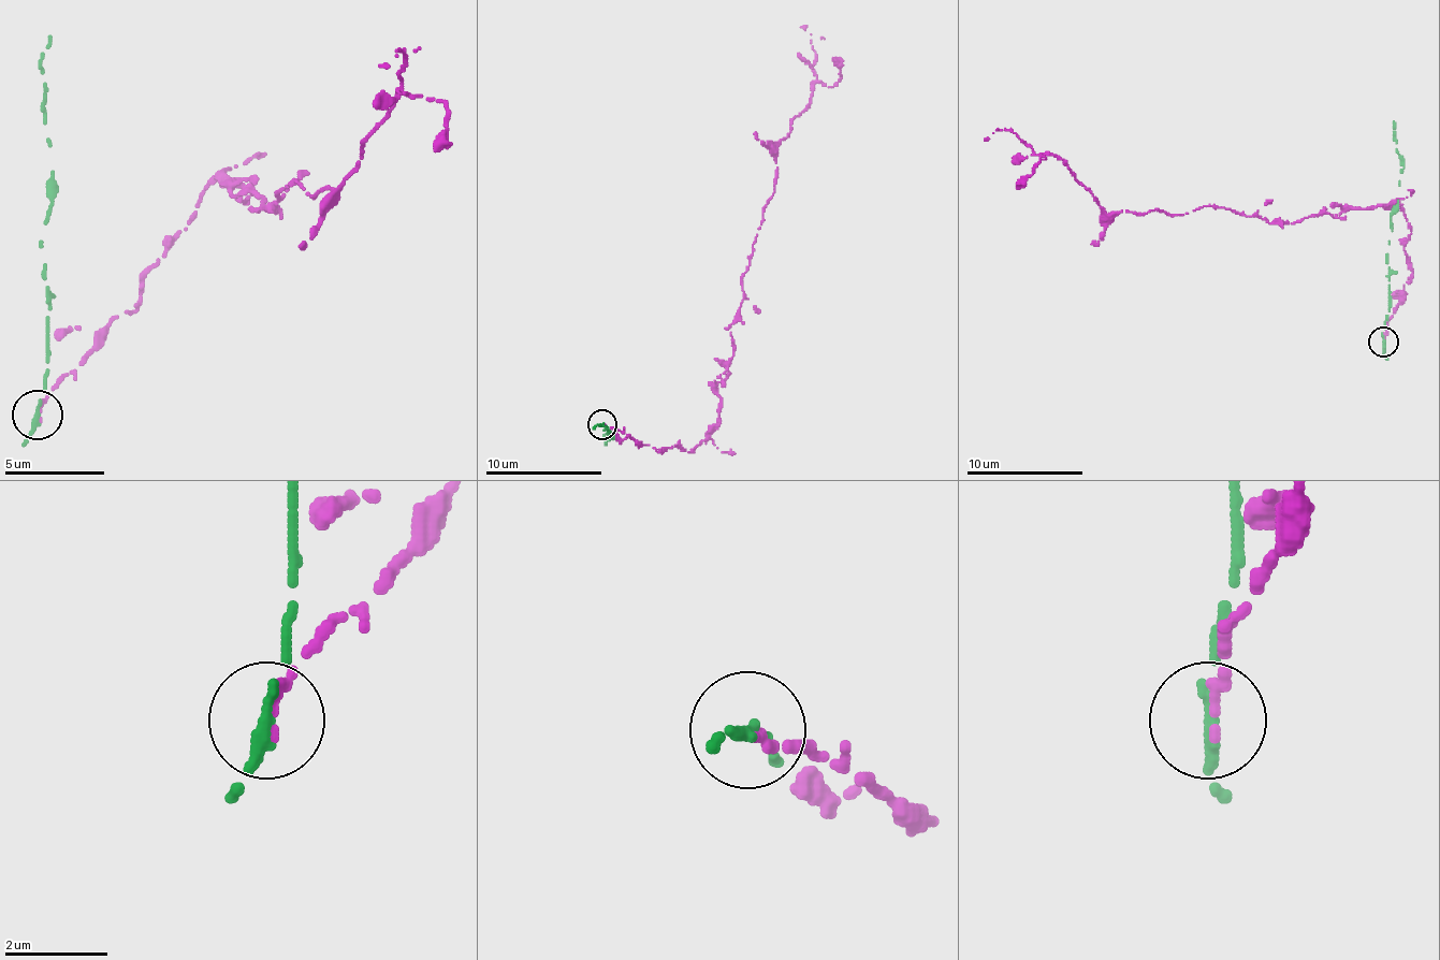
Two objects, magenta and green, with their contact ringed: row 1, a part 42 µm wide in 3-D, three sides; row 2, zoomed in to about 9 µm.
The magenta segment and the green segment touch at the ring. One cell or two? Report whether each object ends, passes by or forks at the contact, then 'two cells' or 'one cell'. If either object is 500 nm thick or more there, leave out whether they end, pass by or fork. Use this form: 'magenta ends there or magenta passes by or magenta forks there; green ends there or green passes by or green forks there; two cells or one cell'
magenta ends there; green passes by; two cells

